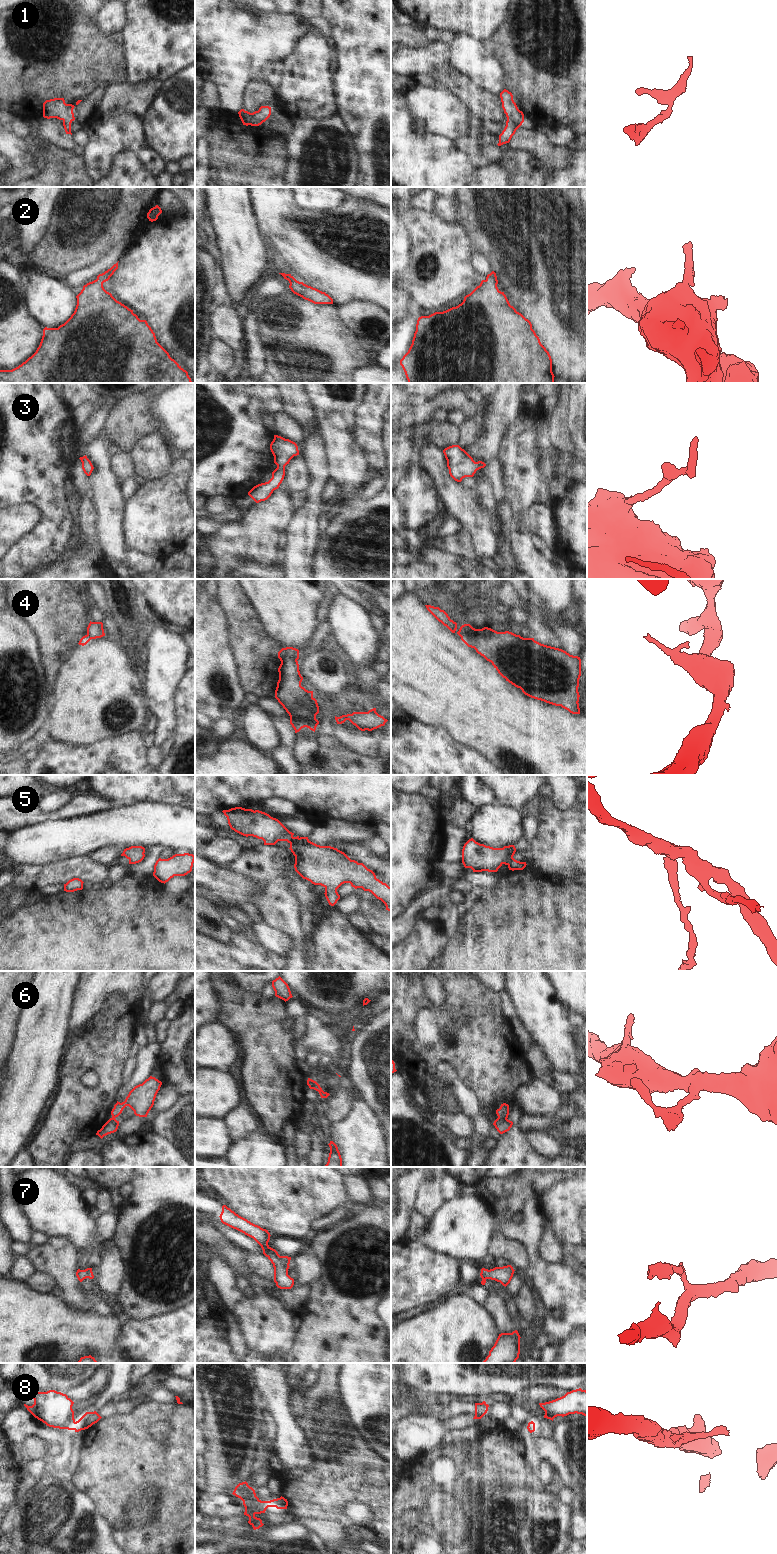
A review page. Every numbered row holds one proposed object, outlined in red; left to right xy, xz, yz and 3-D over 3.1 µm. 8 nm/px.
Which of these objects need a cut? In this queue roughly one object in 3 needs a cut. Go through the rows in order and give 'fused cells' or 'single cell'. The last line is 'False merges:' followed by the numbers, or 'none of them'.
1: single cell
2: single cell
3: single cell
4: fused cells
5: single cell
6: fused cells
7: single cell
8: fused cells
False merges: 4, 6, 8

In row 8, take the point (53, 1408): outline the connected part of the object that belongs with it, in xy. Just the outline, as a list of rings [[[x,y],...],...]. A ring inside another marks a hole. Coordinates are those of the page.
[[[49,1390],[47,1392],[36,1392],[31,1397],[34,1399],[34,1404],[32,1406],[24,1404],[24,1406],[35,1418],[49,1427],[74,1430],[75,1419],[72,1409],[74,1402],[66,1394]]]

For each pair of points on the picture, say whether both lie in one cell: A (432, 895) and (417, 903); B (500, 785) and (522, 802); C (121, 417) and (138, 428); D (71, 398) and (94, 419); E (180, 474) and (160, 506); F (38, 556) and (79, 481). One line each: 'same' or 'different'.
A: same
B: same
C: same
D: same
E: same
F: different

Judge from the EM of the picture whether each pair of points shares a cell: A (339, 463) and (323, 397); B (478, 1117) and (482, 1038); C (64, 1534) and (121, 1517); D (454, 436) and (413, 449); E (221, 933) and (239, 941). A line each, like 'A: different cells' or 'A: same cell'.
A: same cell
B: different cells
C: different cells
D: same cell
E: different cells

